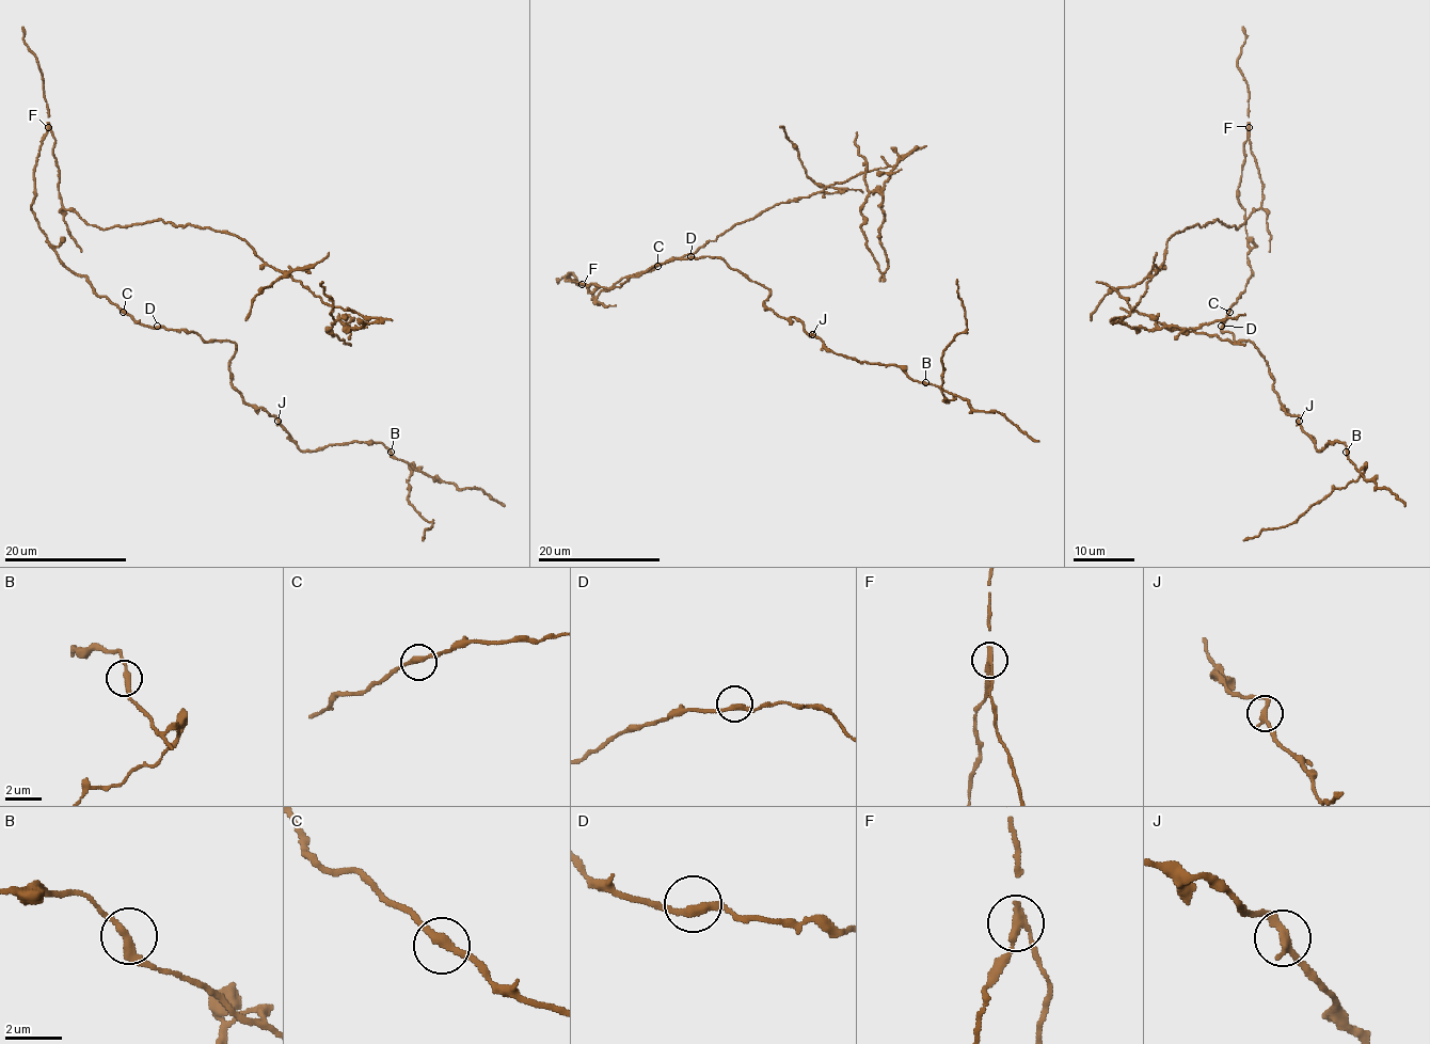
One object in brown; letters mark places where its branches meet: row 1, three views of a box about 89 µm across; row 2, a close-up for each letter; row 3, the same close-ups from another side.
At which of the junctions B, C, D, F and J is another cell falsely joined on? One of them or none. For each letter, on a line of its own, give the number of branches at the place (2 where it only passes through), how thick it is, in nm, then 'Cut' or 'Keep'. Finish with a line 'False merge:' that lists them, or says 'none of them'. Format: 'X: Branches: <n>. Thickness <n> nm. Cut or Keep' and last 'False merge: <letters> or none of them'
B: Branches: 2. Thickness 280 nm. Keep
C: Branches: 2. Thickness 280 nm. Keep
D: Branches: 2. Thickness 280 nm. Keep
F: Branches: 2. Thickness 280 nm. Cut
J: Branches: 2. Thickness 300 nm. Keep
False merge: F

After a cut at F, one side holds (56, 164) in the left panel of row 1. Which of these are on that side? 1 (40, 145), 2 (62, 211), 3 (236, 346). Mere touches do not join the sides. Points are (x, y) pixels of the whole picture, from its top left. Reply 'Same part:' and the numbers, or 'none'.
Same part: 2

